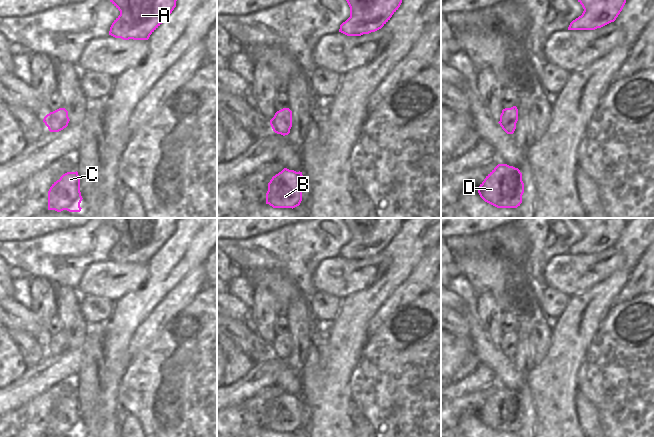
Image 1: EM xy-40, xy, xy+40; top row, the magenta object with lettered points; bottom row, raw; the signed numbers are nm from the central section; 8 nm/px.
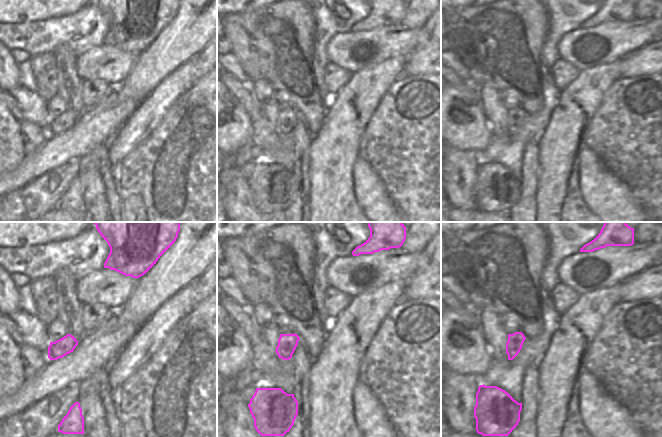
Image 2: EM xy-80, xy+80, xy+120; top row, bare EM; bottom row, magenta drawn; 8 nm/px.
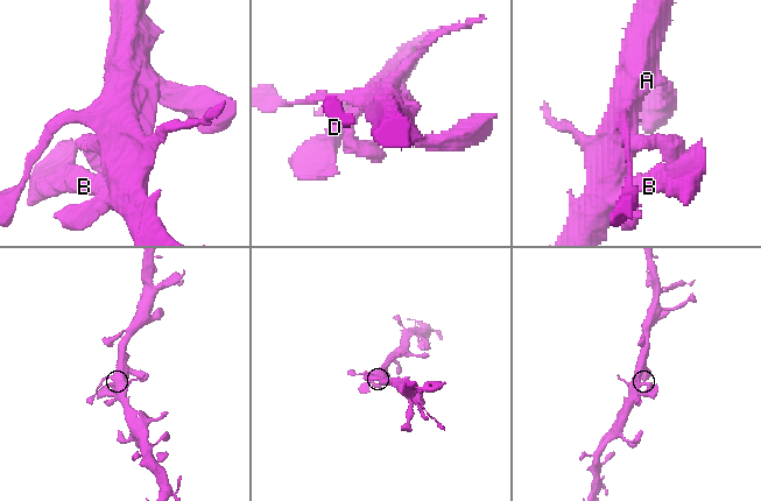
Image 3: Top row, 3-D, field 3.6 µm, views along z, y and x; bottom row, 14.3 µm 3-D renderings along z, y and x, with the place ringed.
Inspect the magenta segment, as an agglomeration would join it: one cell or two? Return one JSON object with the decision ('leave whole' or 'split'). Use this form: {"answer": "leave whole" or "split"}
{"answer": "leave whole"}

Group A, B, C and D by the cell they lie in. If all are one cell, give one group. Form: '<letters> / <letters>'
A B C D

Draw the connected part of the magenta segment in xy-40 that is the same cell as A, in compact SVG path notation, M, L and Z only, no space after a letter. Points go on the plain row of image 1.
M104 218L120 235L109 259L123 264L148 264L170 240L179 218Z

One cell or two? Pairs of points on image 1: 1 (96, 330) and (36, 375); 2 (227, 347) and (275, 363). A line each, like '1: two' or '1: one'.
1: one
2: two

